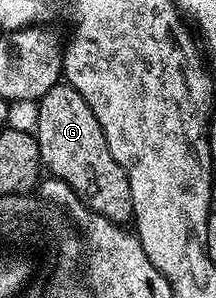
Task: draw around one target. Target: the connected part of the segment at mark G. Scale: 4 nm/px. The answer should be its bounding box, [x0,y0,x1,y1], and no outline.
[33,81,133,224]

